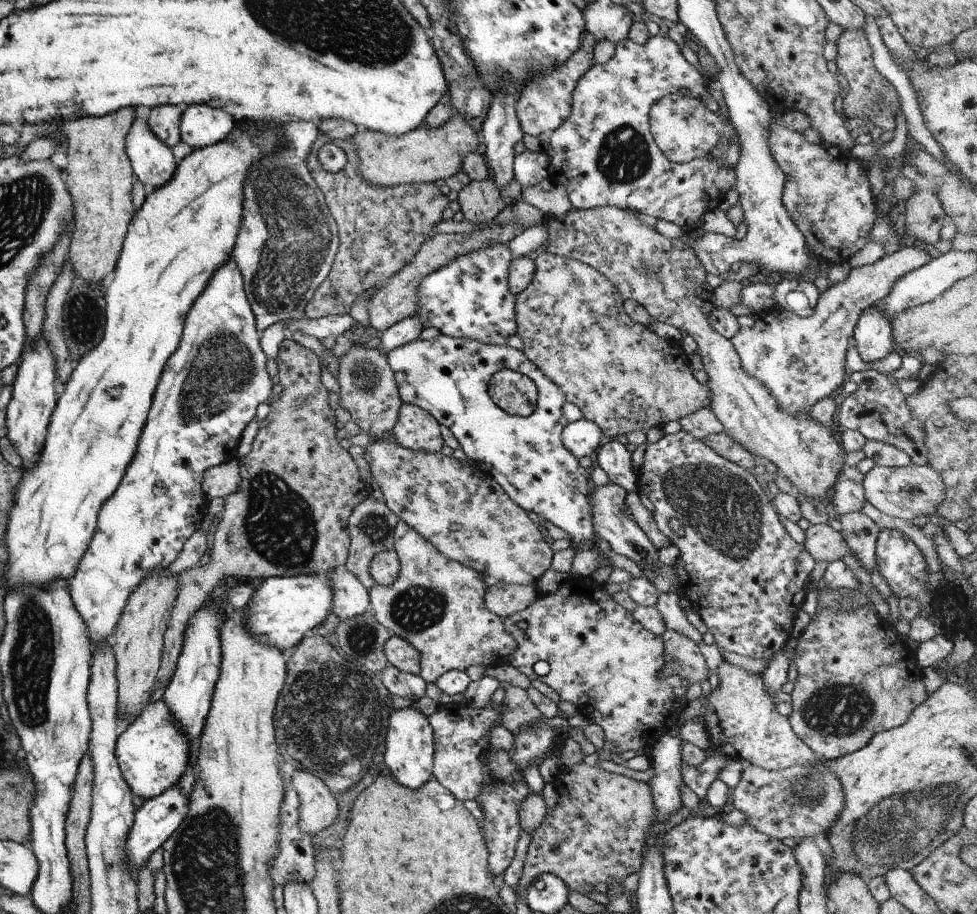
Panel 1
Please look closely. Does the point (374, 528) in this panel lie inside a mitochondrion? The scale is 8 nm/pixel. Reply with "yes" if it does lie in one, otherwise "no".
yes

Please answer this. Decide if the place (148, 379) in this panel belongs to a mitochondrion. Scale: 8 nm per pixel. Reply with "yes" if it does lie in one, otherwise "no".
no

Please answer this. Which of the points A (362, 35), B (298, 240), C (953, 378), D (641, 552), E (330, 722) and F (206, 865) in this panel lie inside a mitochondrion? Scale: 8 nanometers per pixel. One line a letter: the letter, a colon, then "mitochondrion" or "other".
A: mitochondrion
B: mitochondrion
C: other
D: other
E: mitochondrion
F: mitochondrion

